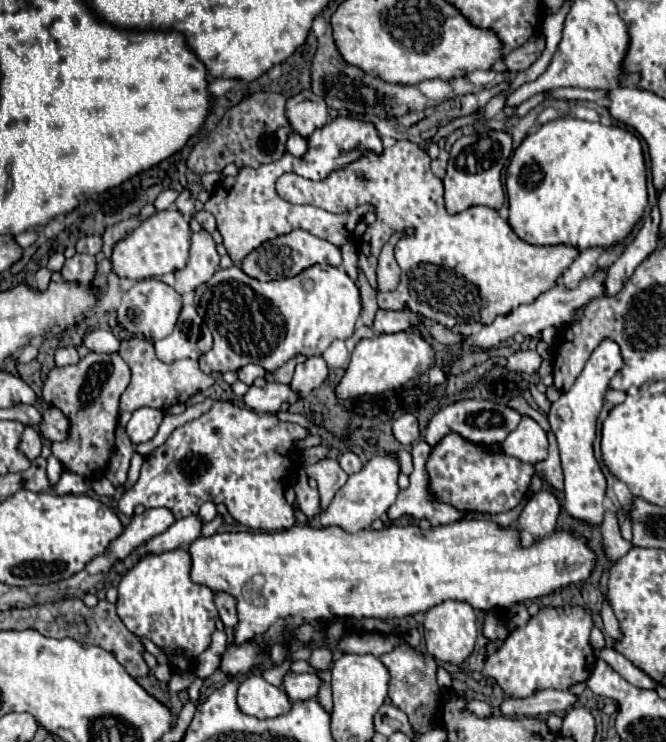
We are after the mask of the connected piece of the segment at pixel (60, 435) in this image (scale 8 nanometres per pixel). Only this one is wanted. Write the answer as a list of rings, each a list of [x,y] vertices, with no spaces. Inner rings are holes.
[[[48,408],[42,412],[44,422],[40,426],[44,438],[52,440],[52,442],[62,442],[64,438],[68,438],[68,418],[64,418],[64,414],[60,414],[60,410],[56,408]]]

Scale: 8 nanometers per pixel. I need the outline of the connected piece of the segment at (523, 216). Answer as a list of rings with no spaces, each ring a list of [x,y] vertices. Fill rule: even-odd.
[[[572,116],[546,122],[538,130],[532,130],[516,148],[506,170],[506,190],[510,202],[508,222],[528,244],[572,244],[580,250],[618,244],[642,218],[648,204],[642,144],[636,134],[614,124],[604,126]]]

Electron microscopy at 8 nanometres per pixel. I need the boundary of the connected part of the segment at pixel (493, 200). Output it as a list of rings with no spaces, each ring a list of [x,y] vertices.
[[[488,130],[484,134],[462,136],[450,150],[448,170],[444,176],[444,202],[448,214],[460,214],[472,206],[488,206],[498,210],[504,202],[502,170],[512,154],[512,138],[506,132]]]

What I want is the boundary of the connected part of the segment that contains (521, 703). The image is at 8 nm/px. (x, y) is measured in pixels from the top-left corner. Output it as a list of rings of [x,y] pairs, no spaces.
[[[542,690],[528,698],[508,698],[500,712],[504,716],[538,716],[538,714],[552,714],[568,710],[572,704],[576,704],[578,698],[570,692],[562,690]]]

